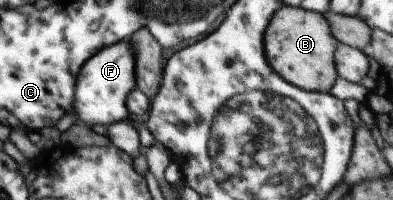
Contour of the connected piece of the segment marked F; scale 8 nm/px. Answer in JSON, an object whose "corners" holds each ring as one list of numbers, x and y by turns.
{"corners":[[129,40,109,45,85,62,77,76,72,105,78,123,87,127,99,126,104,130,113,124,129,121,130,113,126,101,127,96,137,88,135,68,135,56]]}

